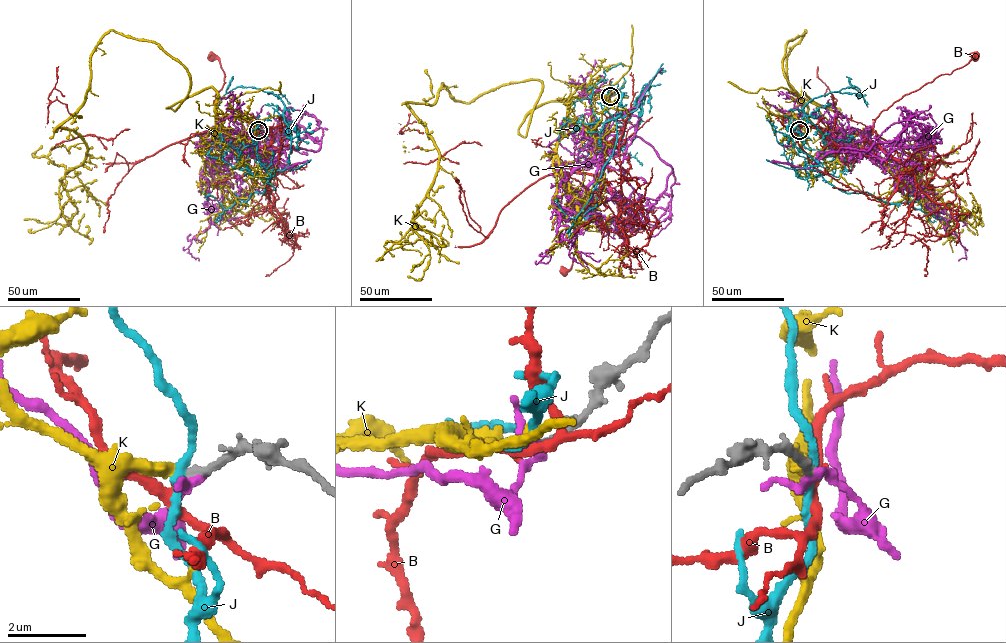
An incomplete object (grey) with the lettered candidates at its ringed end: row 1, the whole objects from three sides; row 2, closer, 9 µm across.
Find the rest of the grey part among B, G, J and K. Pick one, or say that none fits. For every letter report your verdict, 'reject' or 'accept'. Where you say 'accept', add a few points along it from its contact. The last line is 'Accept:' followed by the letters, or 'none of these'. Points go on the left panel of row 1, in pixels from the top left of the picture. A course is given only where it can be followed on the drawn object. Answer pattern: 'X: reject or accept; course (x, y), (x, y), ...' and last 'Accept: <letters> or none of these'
B: reject
G: reject
J: reject
K: accept; course (258, 130), (211, 87), (166, 107), (188, 70), (108, 31), (54, 130), (87, 149), (55, 223)
Accept: K

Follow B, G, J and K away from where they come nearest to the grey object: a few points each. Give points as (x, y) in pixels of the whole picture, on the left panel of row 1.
B: (258, 130), (253, 126), (261, 122), (273, 141), (252, 149), (223, 128), (214, 101), (225, 74), (211, 55)
G: (259, 130), (238, 115), (250, 151), (206, 165), (201, 189), (210, 225), (188, 248), (199, 260)
J: (258, 130), (257, 159), (269, 179), (270, 171), (290, 165), (283, 103), (253, 87), (227, 93), (233, 76)
K: (258, 130), (211, 87), (166, 107), (188, 70), (108, 31), (54, 130), (87, 149), (55, 223)

